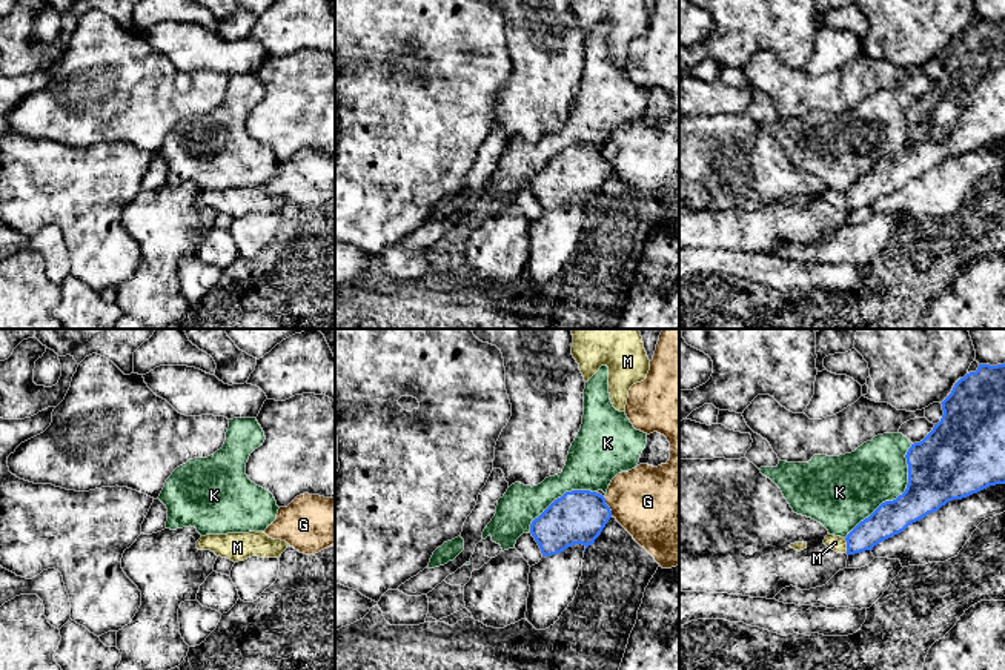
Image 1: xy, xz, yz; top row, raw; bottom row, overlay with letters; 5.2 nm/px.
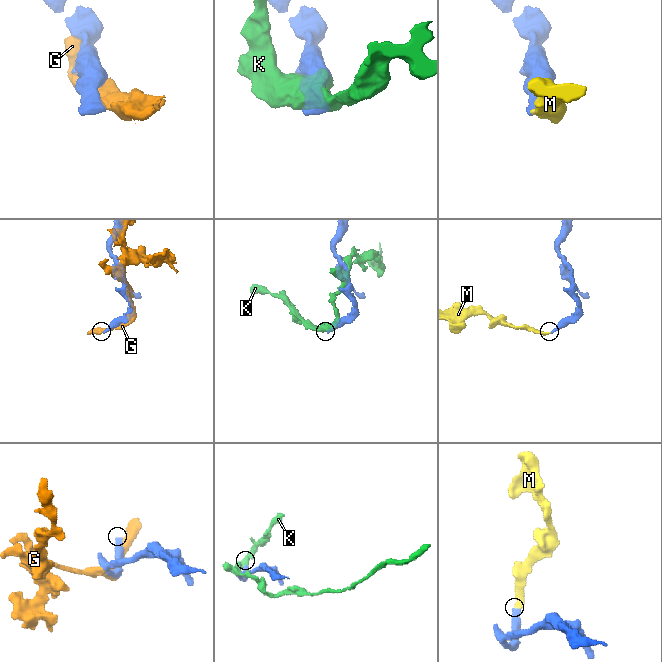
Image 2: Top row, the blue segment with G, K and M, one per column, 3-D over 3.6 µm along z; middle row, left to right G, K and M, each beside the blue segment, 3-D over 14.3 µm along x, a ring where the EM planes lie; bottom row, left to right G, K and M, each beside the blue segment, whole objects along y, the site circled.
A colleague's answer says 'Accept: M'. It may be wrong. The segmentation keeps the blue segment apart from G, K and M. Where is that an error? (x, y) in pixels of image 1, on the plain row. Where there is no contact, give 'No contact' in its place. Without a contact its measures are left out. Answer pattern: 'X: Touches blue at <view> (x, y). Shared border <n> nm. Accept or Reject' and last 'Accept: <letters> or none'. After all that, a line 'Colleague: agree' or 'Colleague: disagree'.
G: Touches blue at xz (607, 162). Shared border 120 nm. Reject
K: Touches blue at yz (899, 151). Shared border 600 nm. Reject
M: Touches blue at yz (847, 202). Shared border 80 nm. Accept
Accept: M
Colleague: agree

